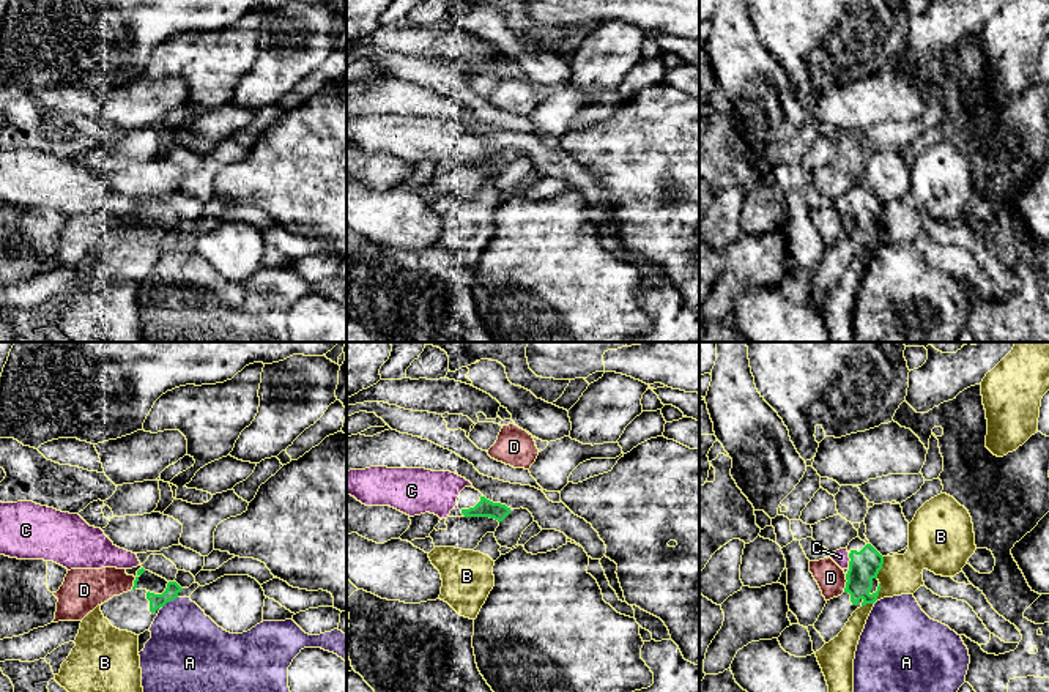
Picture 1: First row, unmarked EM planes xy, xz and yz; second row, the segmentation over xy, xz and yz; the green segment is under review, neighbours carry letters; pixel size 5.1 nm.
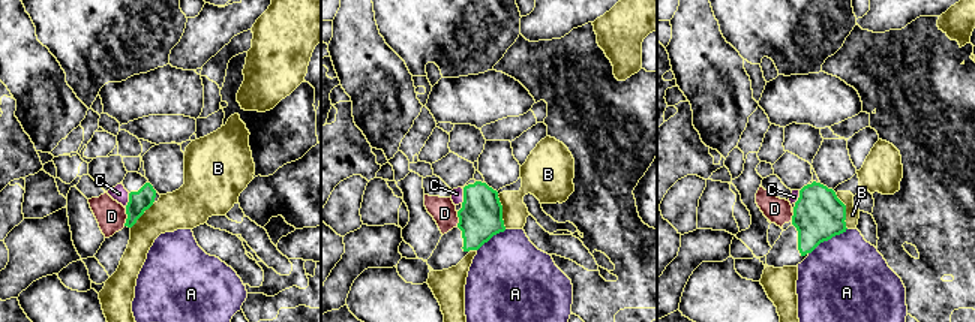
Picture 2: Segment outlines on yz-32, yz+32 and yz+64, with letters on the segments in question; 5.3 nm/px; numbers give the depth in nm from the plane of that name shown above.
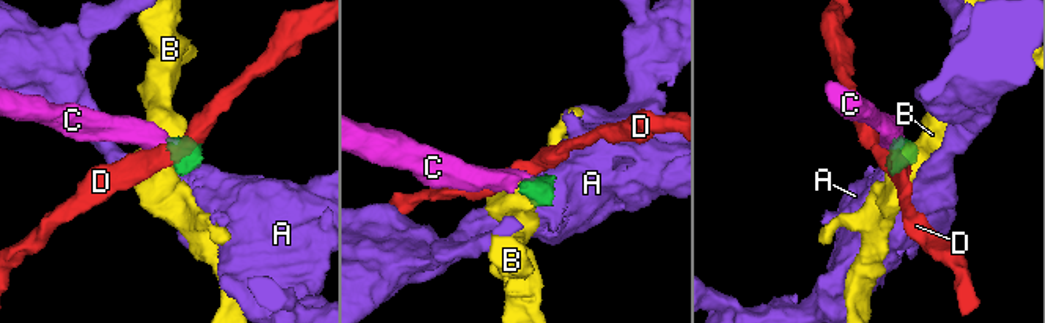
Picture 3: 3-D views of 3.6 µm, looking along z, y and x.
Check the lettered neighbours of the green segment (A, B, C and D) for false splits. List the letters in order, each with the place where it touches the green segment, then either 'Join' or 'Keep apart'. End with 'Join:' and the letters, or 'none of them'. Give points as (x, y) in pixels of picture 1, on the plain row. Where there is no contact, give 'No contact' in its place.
A: Touches green at xy (169, 248). Keep apart
B: Touches green at yz (876, 245). Keep apart
C: Touches green at yz (851, 207). Join
D: Touches green at yz (846, 230). Keep apart
Join: C

